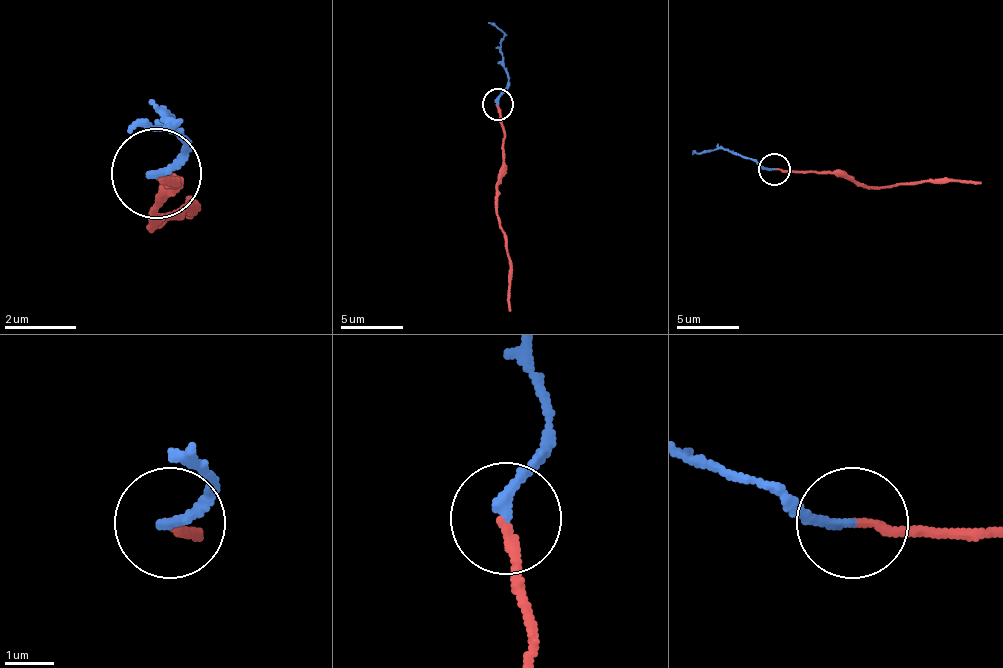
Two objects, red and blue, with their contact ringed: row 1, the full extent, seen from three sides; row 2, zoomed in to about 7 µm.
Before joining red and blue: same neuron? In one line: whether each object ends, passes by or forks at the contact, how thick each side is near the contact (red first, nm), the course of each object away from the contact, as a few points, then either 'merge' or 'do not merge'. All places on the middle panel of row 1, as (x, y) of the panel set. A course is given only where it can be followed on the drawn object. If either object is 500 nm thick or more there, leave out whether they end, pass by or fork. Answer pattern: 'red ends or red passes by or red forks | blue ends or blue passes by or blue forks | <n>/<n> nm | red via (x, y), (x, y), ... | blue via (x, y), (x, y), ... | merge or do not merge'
red ends | blue ends | 170/200 nm | red via (495, 103), (504, 134), (504, 175), (498, 200), (498, 225), (511, 266), (508, 310) | blue via (498, 103), (508, 84), (501, 56), (504, 34), (489, 22) | merge

